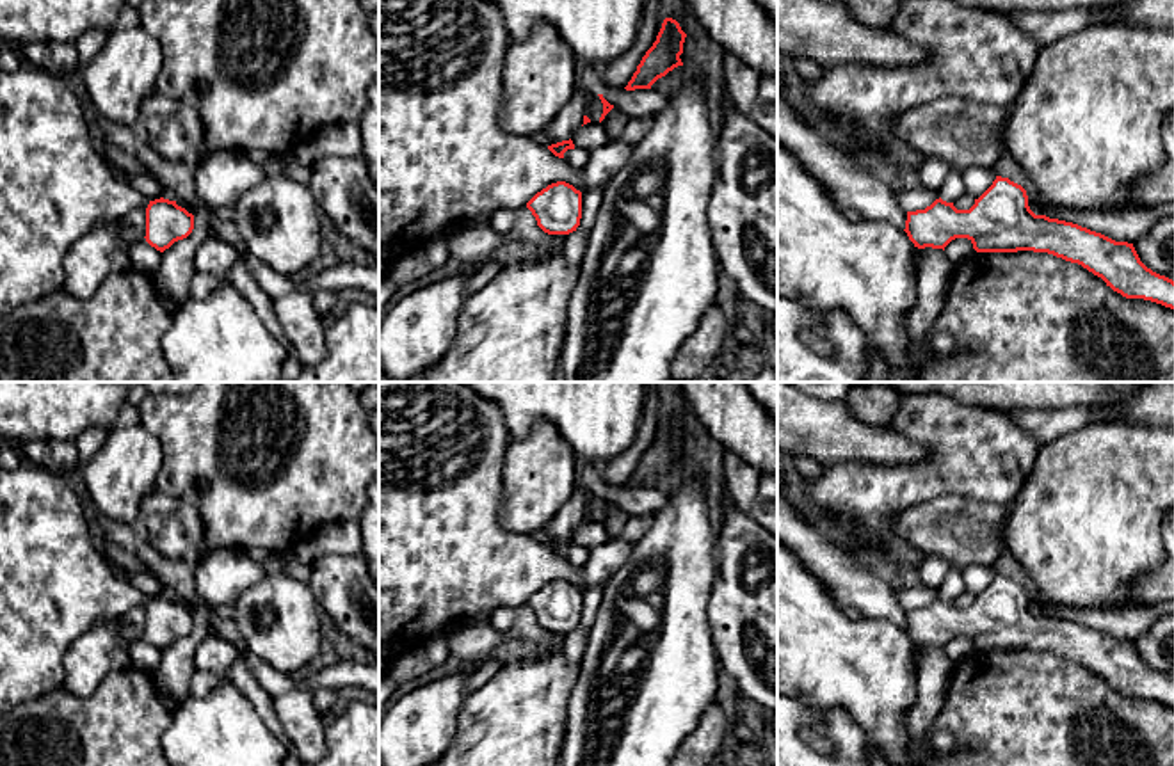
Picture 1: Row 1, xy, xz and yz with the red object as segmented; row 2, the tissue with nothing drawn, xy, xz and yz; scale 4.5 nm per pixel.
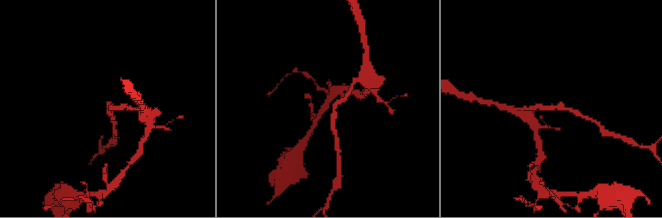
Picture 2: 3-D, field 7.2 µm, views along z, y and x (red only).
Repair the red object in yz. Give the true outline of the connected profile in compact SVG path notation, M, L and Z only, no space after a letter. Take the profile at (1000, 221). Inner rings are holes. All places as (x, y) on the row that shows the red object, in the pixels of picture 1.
M996 176L969 210L957 210L953 203L939 197L925 210L907 211L904 231L918 249L945 251L952 240L968 238L977 252L1048 252L1082 265L1126 299L1144 299L1174 309L1174 281L1147 268L1133 243L1115 242L1073 222L1035 215L1028 206L1026 190L1009 178Z

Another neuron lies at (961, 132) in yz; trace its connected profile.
M941 96L893 119L893 132L923 156L937 156L952 169L993 167L1003 153L1005 108L962 96Z

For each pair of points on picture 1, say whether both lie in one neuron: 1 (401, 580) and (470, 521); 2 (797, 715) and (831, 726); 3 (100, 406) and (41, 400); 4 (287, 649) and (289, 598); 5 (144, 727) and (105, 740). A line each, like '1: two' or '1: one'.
1: one
2: one
3: one
4: one
5: one

